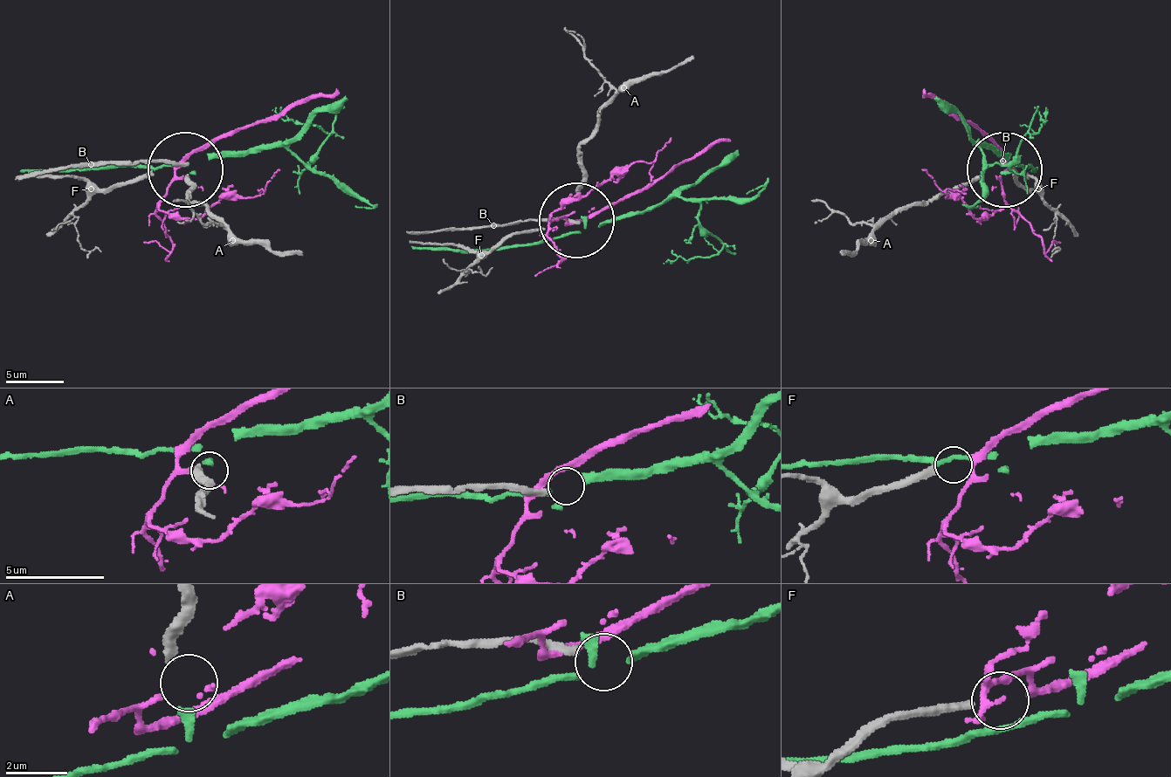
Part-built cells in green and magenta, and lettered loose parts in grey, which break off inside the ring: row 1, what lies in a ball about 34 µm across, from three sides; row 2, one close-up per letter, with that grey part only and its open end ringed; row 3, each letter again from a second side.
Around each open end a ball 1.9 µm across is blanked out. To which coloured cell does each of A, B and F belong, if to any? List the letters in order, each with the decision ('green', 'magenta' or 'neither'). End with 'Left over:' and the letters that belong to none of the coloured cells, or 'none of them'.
A: green
B: neither
F: magenta
Left over: B

